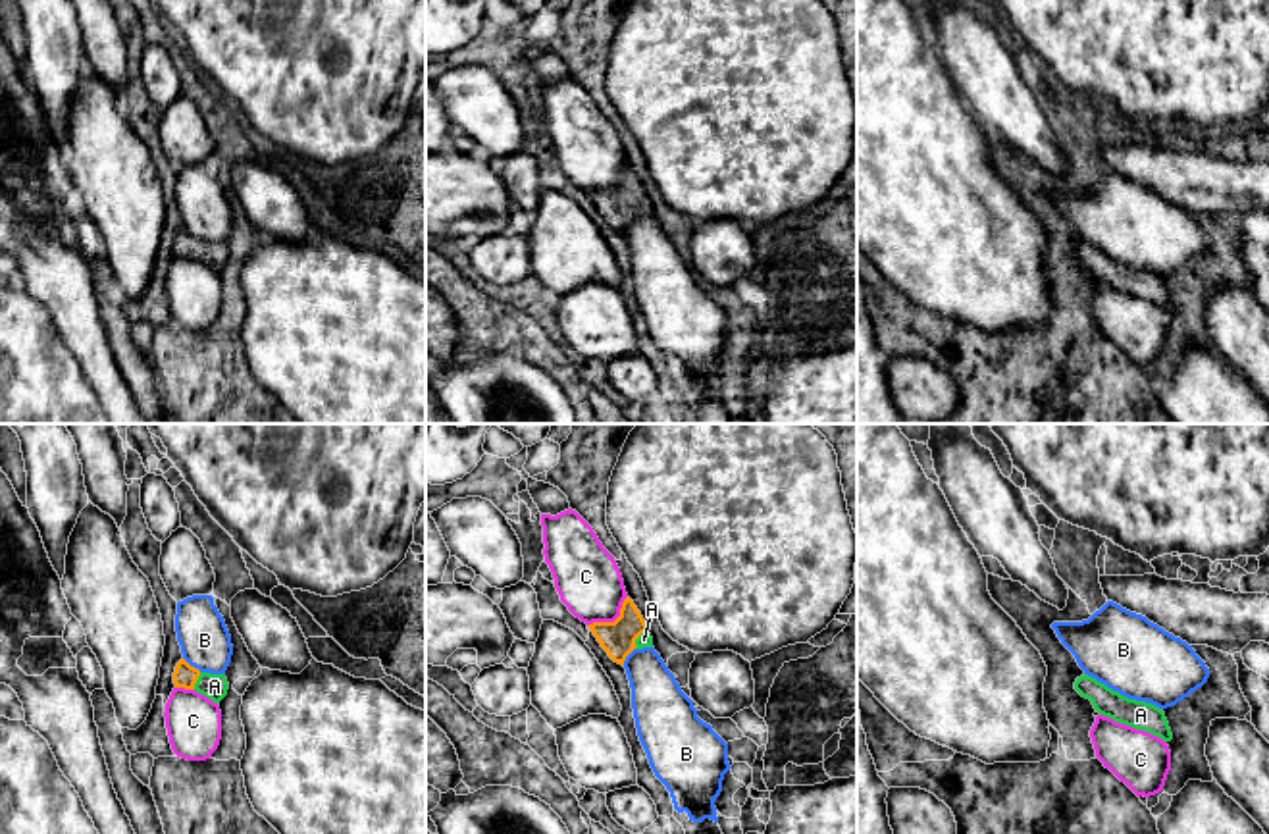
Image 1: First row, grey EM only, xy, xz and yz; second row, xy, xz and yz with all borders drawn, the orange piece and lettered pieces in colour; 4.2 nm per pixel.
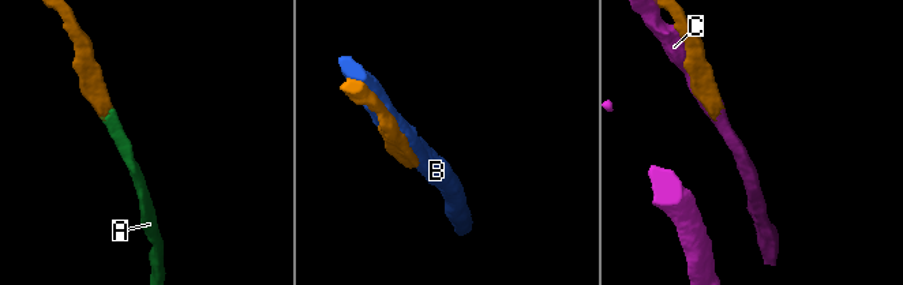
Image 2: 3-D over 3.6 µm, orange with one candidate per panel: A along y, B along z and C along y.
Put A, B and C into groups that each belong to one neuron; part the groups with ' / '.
A / B / C

